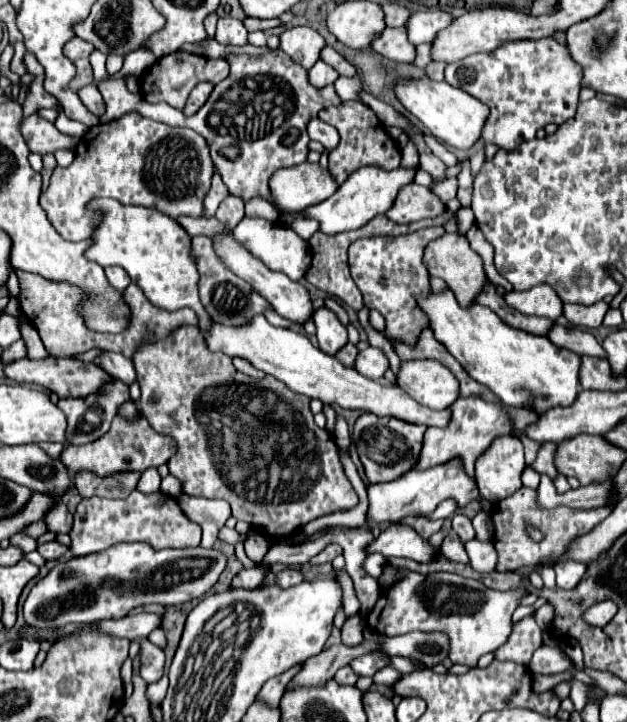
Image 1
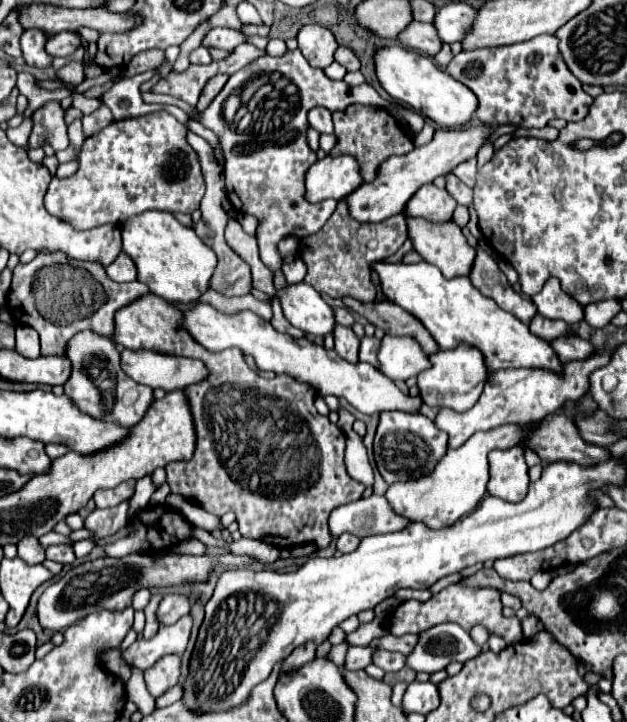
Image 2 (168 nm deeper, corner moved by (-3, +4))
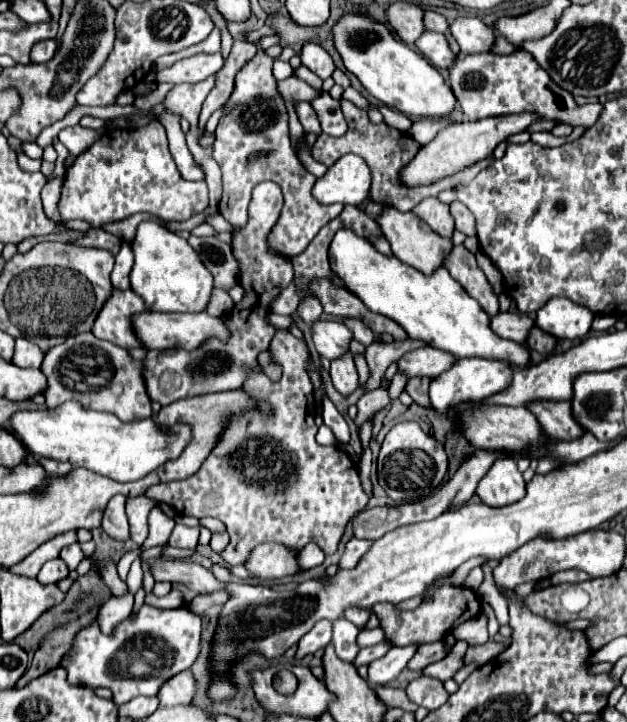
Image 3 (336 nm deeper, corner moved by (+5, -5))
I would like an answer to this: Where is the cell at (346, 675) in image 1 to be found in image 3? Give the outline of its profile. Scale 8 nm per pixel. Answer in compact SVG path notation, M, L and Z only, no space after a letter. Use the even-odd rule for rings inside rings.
M382 642L382 644L376 644L376 646L370 646L370 648L362 648L360 652L358 652L358 656L354 658L354 666L356 668L360 668L360 666L368 666L370 662L374 662L374 660L378 660L378 658L382 658L388 650L390 650L390 646L392 644L388 644L388 642Z

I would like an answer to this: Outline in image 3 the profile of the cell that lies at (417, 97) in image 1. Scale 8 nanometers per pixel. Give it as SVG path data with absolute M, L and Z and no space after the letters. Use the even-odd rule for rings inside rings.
M348 14L332 28L332 34L346 70L356 74L362 86L388 108L410 118L444 118L454 112L456 96L442 74L416 50L392 36L386 24L374 22L362 14Z

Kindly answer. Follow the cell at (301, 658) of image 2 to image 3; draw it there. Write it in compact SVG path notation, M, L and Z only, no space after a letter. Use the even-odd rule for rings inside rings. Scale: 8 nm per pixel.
M322 620L320 624L316 624L316 628L312 628L312 632L308 632L308 636L304 636L304 640L300 640L296 660L302 660L306 654L314 654L318 648L330 644L330 638L332 638L332 624L328 624L328 620Z

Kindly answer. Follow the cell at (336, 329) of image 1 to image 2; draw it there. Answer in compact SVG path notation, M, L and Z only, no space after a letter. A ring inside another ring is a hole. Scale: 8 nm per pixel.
M336 325L334 329L334 351L350 361L350 363L358 363L358 347L360 347L360 339L354 335L354 331L350 327L342 327L342 325Z

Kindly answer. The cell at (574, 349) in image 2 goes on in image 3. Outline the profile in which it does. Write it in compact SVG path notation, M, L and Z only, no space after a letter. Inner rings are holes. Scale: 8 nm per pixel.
M534 326L532 332L530 332L530 336L528 336L528 340L526 340L526 344L528 344L532 350L540 352L540 354L552 354L552 352L556 350L558 340L556 340L554 336L550 336L548 332L540 330L538 326Z

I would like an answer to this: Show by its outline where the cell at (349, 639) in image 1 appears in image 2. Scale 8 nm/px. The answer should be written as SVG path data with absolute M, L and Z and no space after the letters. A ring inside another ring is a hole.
M346 641L333 646L328 654L328 660L333 662L337 667L342 668L349 647L350 646L348 645L348 643L346 643Z

